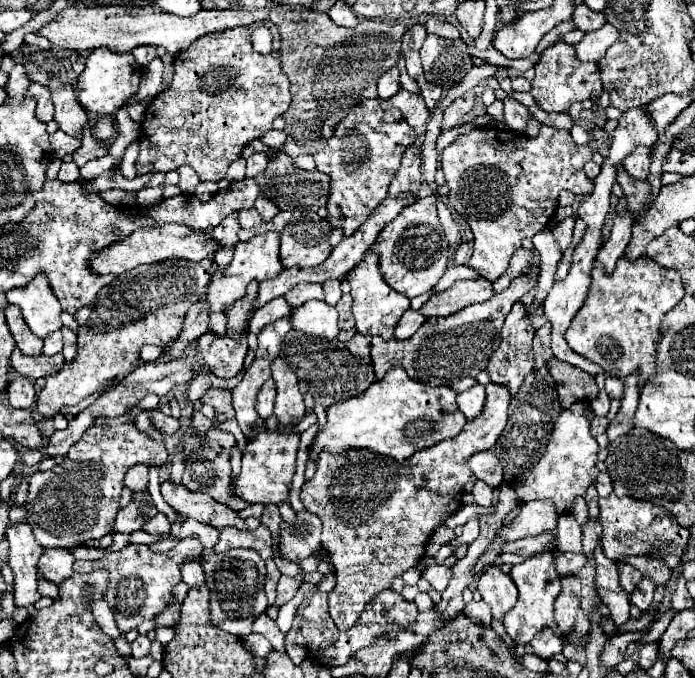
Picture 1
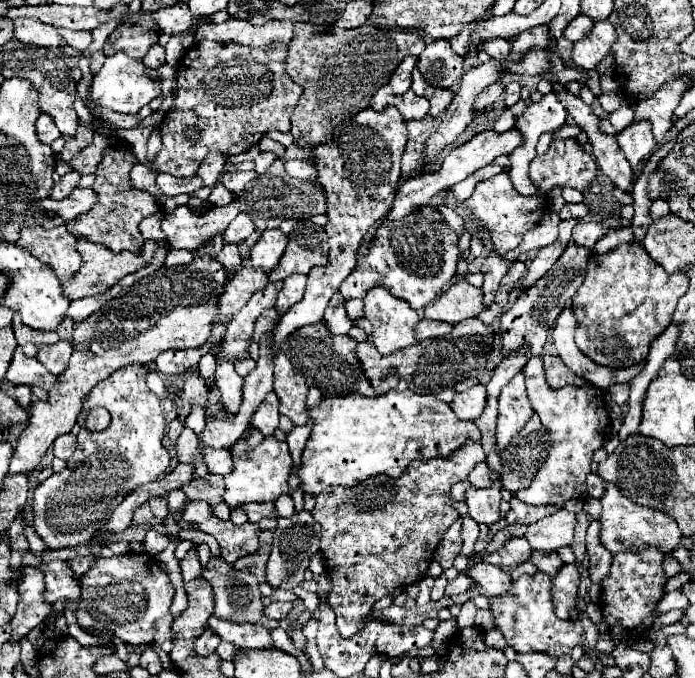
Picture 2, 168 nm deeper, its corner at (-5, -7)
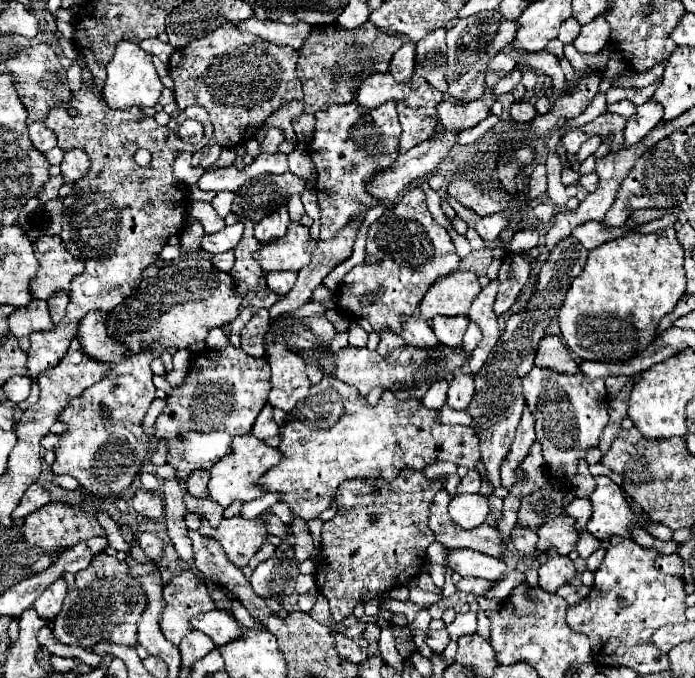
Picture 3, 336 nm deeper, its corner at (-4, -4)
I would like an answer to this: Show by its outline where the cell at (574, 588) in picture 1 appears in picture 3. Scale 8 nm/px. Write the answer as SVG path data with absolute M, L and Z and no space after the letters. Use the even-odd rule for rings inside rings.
M554 550L548 552L548 562L540 566L538 574L540 574L540 580L538 580L540 588L550 594L556 594L558 588L568 584L576 576L574 562L568 556L556 554Z

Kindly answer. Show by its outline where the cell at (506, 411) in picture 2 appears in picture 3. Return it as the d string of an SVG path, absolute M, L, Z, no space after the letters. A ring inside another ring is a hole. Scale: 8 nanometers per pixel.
M524 406L524 412L522 412L522 420L518 424L518 430L516 430L516 436L514 436L514 442L500 466L500 476L502 476L502 484L506 488L512 486L514 482L514 470L516 466L520 466L522 458L526 458L532 442L534 442L536 434L534 434L534 418L532 418L532 412L528 410L528 406Z

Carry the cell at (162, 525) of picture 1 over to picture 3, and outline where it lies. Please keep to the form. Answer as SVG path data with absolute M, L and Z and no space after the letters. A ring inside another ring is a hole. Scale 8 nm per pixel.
M142 532L142 534L138 536L138 544L140 544L140 548L146 552L146 556L148 556L150 560L158 558L160 552L162 552L162 548L164 548L164 542L162 542L158 536L148 534L148 532Z

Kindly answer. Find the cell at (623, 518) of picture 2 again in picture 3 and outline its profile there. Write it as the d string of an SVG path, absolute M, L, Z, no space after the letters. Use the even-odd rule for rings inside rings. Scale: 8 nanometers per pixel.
M596 476L596 490L590 496L590 502L594 506L594 514L588 522L588 532L594 534L598 540L608 540L610 536L624 536L628 538L634 530L634 526L644 528L650 524L650 516L638 508L640 514L634 512L634 506L626 498L624 490L612 482L608 476ZM644 516L646 526L642 526L638 520Z

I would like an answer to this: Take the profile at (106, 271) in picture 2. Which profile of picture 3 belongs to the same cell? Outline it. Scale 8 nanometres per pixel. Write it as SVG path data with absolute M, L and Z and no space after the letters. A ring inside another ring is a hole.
M44 236L44 238L36 240L34 242L34 254L36 254L38 262L40 262L40 272L32 280L32 294L34 294L34 298L48 300L56 292L70 292L72 278L76 274L84 272L84 262L86 260L82 260L80 256L72 256L68 252L68 248L62 244L60 236Z

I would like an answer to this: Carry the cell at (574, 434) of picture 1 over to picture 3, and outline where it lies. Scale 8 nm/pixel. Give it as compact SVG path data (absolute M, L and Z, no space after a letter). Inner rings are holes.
M532 370L522 378L524 386L524 398L530 408L530 412L536 416L536 436L542 444L542 456L548 464L550 478L562 486L566 486L576 474L578 474L578 460L586 456L588 446L598 446L600 434L604 432L608 424L608 402L606 402L606 390L604 380L588 382L580 372L578 374L556 374L552 370Z

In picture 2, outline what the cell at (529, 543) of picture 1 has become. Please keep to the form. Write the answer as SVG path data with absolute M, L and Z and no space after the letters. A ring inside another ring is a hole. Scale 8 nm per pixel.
M519 537L519 539L511 539L507 545L497 549L495 553L481 553L481 559L499 567L515 567L527 561L529 553L531 553L531 545L527 543L527 539Z

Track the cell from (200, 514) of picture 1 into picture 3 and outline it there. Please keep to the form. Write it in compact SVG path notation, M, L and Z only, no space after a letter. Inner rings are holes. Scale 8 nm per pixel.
M238 514L228 520L224 518L218 528L212 528L206 520L202 520L200 534L216 538L222 544L226 556L234 562L234 566L242 568L258 552L268 532L260 518L248 520Z

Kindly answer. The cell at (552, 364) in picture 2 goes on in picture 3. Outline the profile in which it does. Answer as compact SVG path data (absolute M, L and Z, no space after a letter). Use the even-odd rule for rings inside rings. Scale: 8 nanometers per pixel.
M550 334L544 336L544 340L540 342L540 346L536 350L536 366L548 368L548 370L554 370L560 374L578 372L578 364L572 358L566 344L558 336L550 336Z

